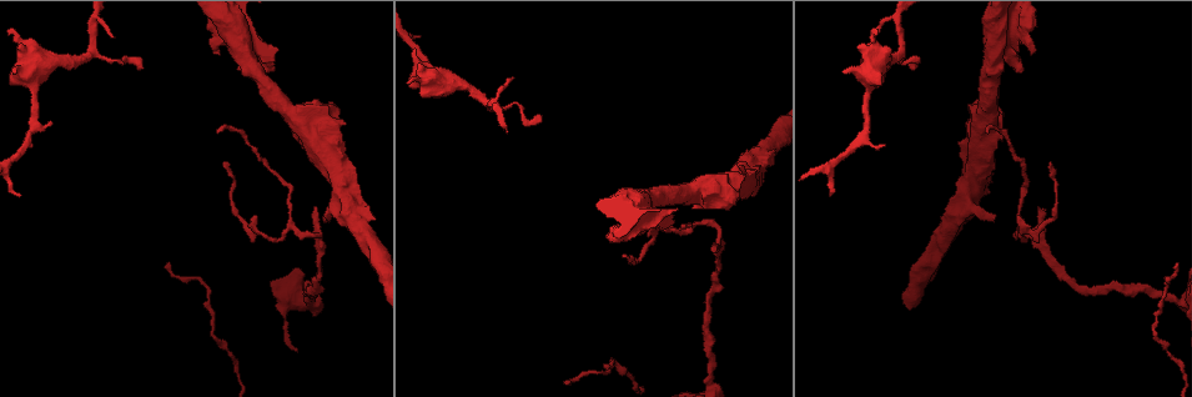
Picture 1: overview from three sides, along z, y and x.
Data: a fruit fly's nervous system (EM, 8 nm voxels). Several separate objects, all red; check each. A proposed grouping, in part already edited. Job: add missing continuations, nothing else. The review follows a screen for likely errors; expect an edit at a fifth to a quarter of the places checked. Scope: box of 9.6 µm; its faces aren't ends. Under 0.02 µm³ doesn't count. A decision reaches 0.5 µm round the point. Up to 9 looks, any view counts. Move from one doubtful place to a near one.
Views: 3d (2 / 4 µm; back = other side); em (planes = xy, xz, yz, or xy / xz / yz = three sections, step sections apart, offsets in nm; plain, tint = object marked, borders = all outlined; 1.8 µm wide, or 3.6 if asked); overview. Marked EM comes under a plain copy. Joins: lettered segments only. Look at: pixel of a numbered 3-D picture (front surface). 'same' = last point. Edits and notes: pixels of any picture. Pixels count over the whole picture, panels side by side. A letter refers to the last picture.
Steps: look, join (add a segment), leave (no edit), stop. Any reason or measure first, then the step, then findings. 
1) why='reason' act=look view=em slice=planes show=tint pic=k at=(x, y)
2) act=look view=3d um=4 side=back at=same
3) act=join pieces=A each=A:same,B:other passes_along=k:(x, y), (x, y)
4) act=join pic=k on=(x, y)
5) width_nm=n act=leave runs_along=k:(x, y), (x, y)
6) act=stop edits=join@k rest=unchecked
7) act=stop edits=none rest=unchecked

why='stops while still wide' act=look view=em slice=xy step=4 show=borders pic=1 at=(15, 73)

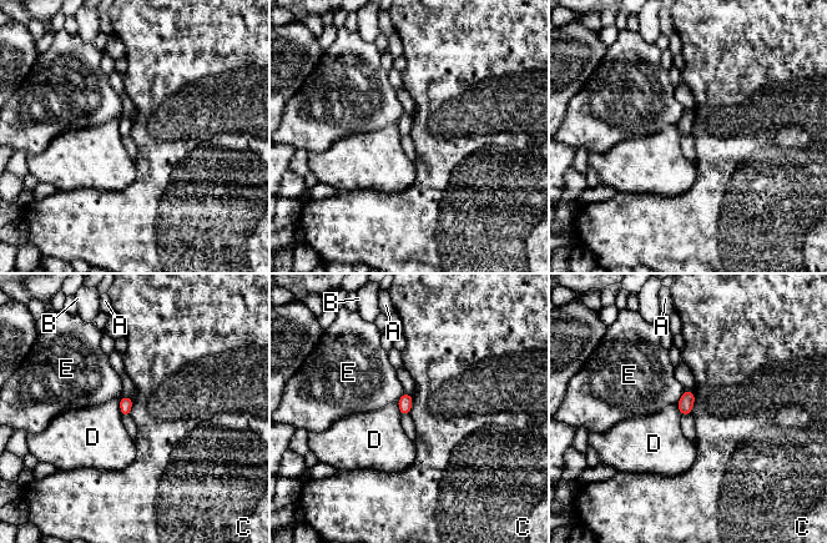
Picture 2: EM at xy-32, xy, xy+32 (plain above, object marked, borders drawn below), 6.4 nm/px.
act=look view=em slice=planes show=borders at=same

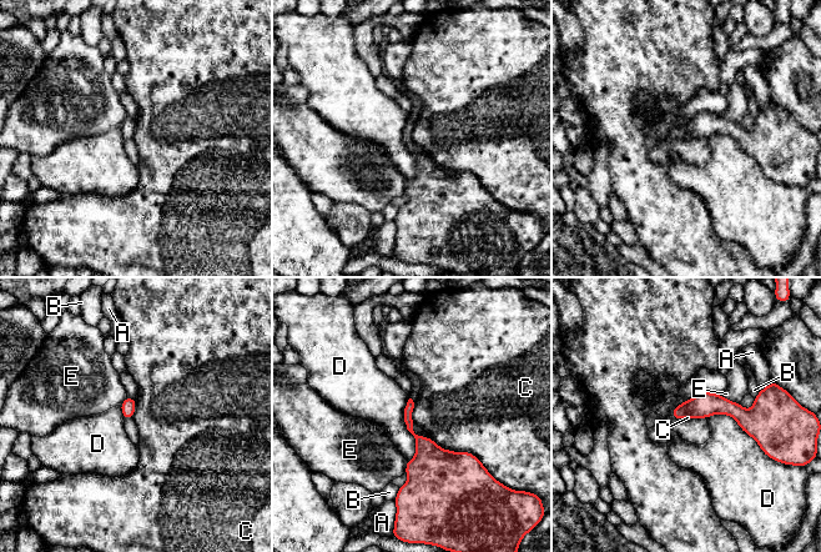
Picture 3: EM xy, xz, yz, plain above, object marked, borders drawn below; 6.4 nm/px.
act=leave each=A:other,B:other,C:other,D:other,E:other runs_along=3:(675, 411), (730, 407), (766, 423) found='none of them fits'

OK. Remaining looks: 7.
why='branch stops here' act=look view=3d um=2 pic=1 at=(641, 235)

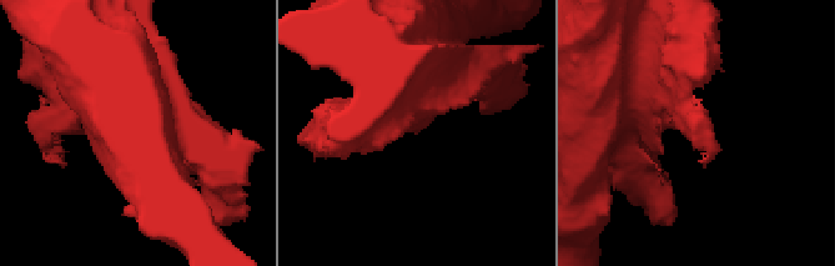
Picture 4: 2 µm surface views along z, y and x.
why='now the EM' act=look view=em slice=xy step=8 show=tint pic=4 at=(416, 132)

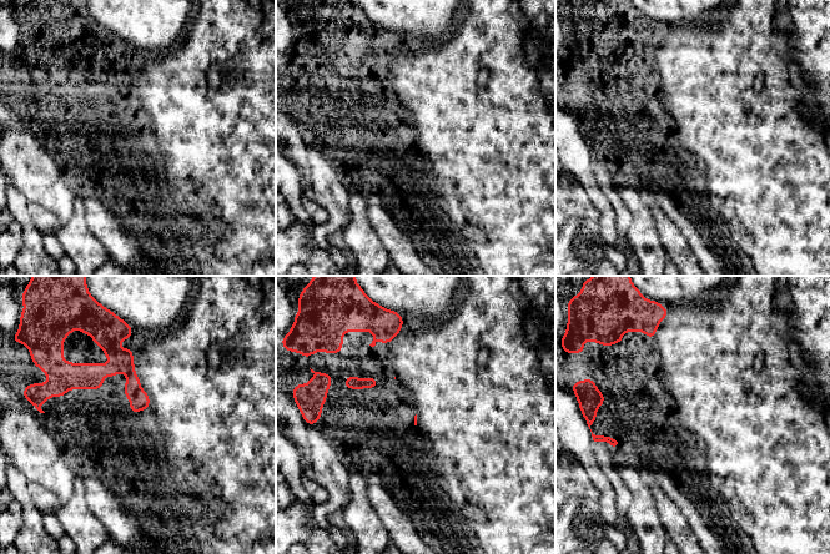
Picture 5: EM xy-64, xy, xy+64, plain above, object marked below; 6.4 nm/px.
act=look view=em slice=planes show=borders at=same

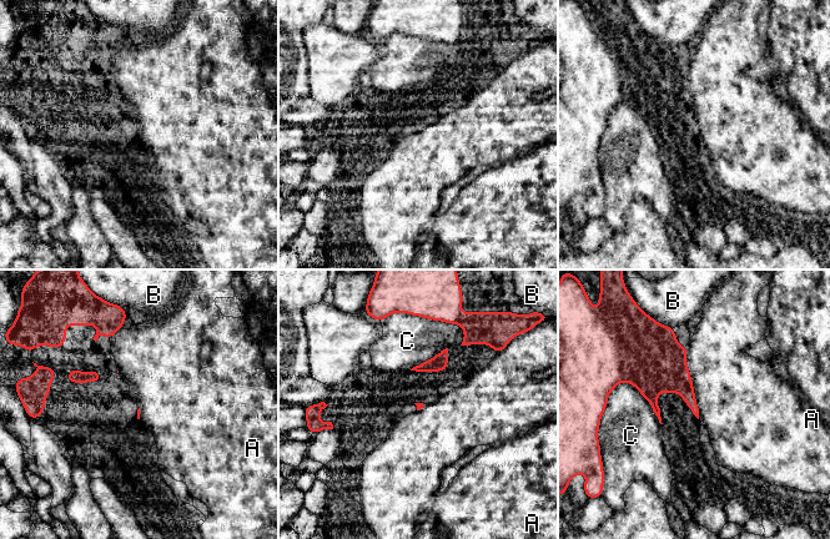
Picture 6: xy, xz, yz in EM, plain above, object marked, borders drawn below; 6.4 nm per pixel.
act=leave each=A:other,B:other,C:other border=6:(685, 346), (687, 367), (699, 418) found='no lettered segment goes on from it'

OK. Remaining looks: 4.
why='branch stops here' act=look view=em slice=yz step=16 show=borders pic=1 at=(624, 256)

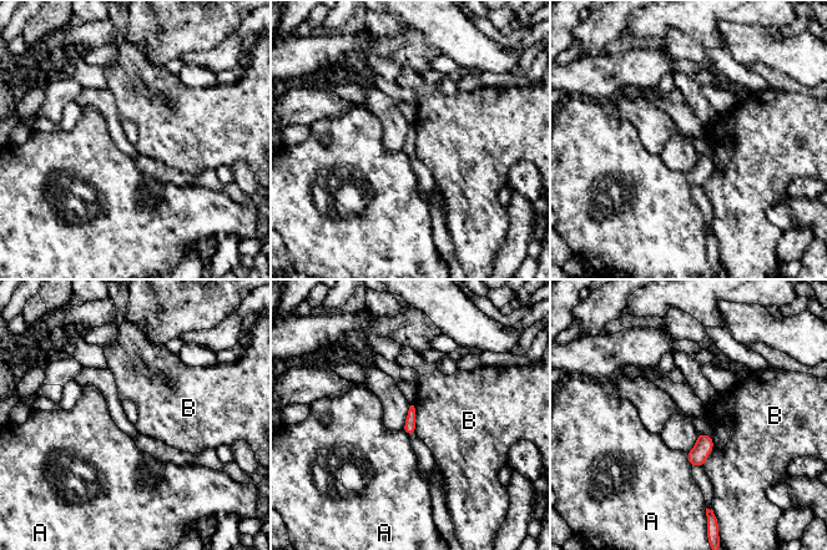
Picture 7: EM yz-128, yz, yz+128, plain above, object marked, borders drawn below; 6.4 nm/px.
longest_contact=B:180nm act=leave each=A:other,B:other border=7:(413, 405), (415, 433) found='none of them fits'

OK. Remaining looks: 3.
why='branch stops here' act=look view=em slice=planes show=borders pic=1 at=(1037, 206)

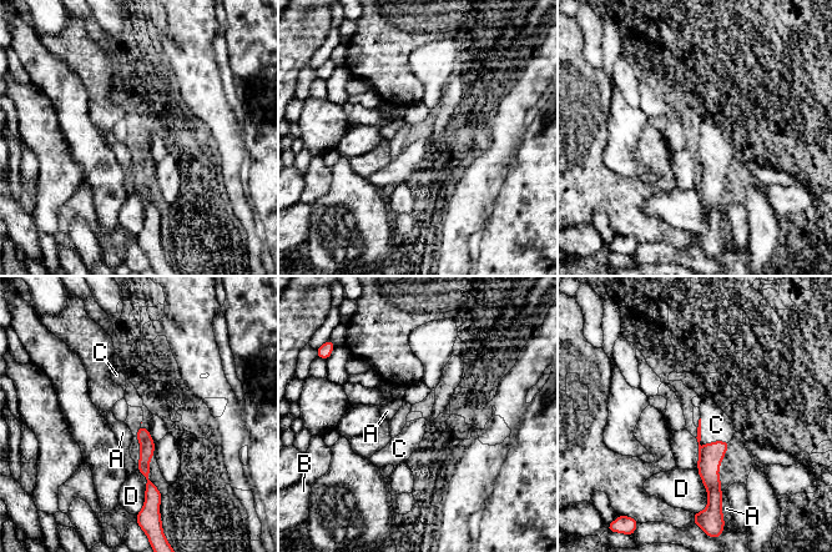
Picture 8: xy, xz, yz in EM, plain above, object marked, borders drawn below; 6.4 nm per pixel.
longest_contact=C:240nm act=join pieces=C each=A:other,B:other,C:same,D:other passes_along=8:(710, 456), (700, 445), (716, 425) found='it goes on there'

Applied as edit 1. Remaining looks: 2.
act=stop edits=join@8 rest=unchecked

